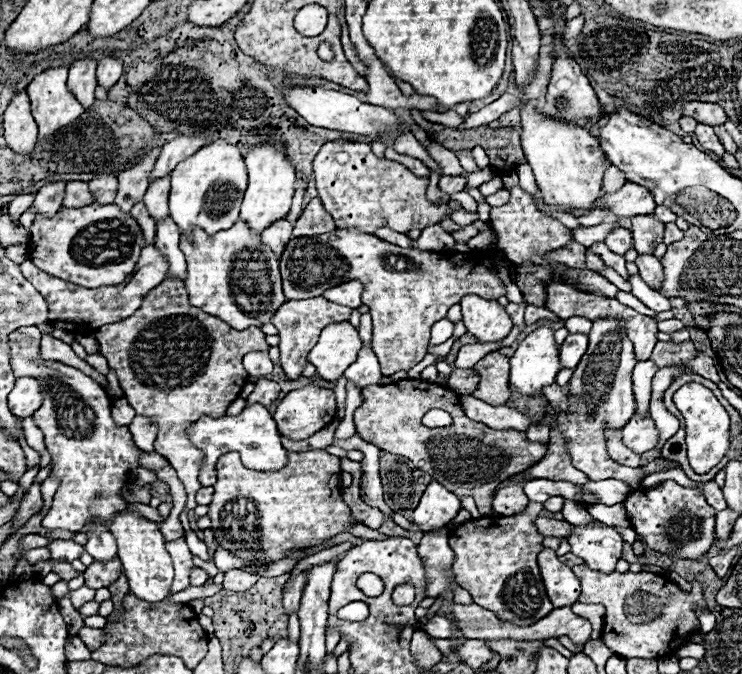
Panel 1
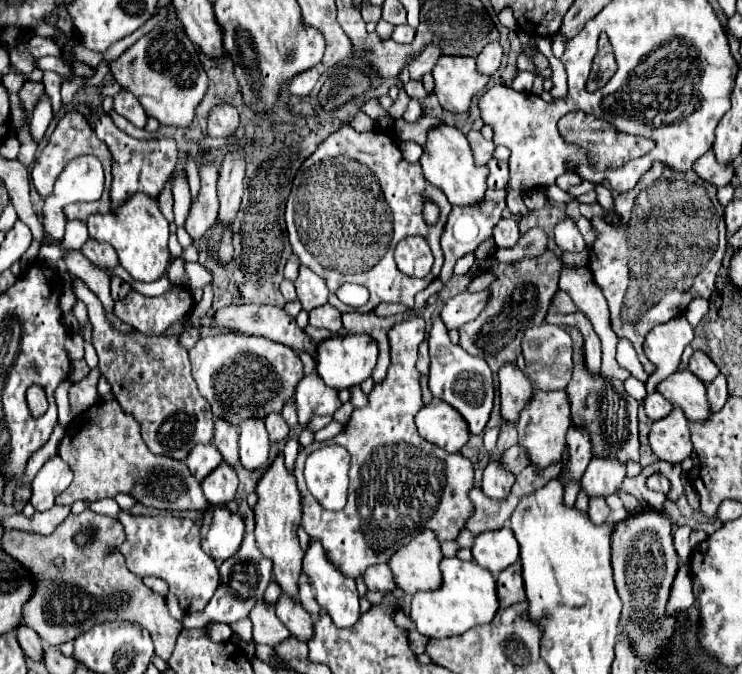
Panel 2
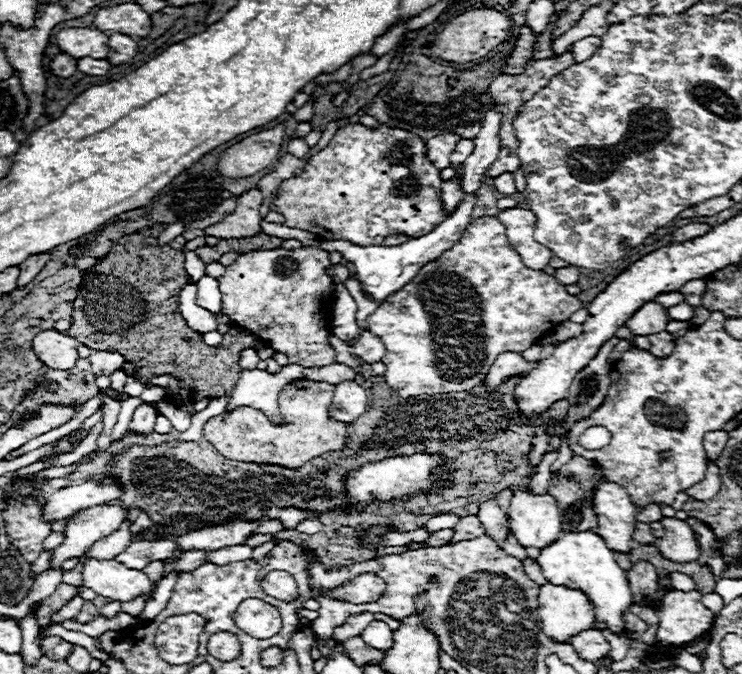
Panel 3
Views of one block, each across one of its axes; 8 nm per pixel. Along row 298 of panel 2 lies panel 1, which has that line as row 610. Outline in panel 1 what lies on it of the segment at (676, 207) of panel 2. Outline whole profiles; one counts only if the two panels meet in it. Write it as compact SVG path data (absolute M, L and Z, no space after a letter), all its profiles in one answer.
M584 563L572 568L582 584L580 602L594 602L606 606L602 640L604 644L622 658L662 658L680 648L688 634L694 634L700 626L692 604L706 608L700 584L692 584L692 592L684 592L674 582L668 582L664 576L650 572L612 572L600 574L588 568Z

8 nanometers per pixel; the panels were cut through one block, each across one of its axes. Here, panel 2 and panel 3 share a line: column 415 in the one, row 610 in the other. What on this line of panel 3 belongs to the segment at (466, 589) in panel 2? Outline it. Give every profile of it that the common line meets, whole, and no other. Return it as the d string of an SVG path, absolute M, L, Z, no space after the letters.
M594 530L566 532L558 540L554 540L550 546L540 550L538 564L550 582L558 582L558 584L582 590L594 604L596 620L606 622L608 628L614 632L624 630L622 612L630 608L632 592L630 592L630 584L626 580L624 570L616 564L614 552L606 546L600 534L596 534Z

